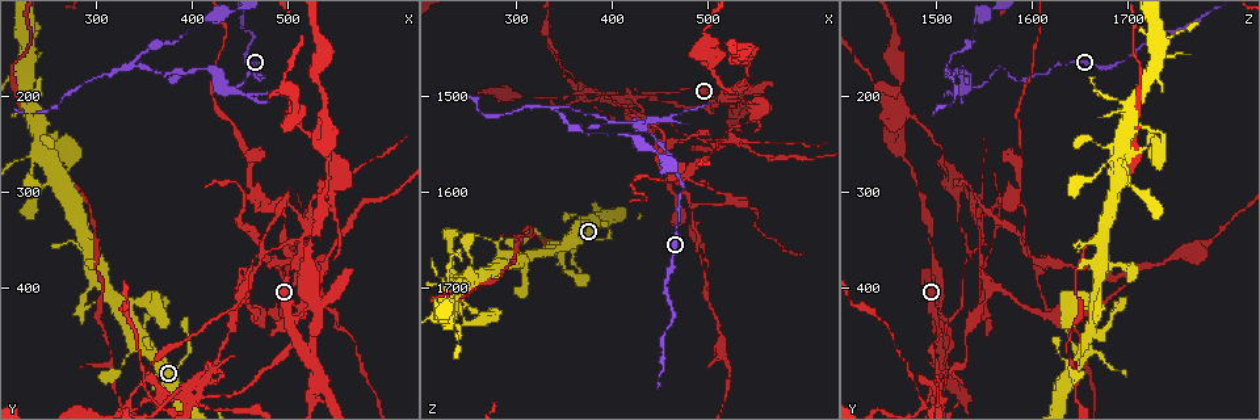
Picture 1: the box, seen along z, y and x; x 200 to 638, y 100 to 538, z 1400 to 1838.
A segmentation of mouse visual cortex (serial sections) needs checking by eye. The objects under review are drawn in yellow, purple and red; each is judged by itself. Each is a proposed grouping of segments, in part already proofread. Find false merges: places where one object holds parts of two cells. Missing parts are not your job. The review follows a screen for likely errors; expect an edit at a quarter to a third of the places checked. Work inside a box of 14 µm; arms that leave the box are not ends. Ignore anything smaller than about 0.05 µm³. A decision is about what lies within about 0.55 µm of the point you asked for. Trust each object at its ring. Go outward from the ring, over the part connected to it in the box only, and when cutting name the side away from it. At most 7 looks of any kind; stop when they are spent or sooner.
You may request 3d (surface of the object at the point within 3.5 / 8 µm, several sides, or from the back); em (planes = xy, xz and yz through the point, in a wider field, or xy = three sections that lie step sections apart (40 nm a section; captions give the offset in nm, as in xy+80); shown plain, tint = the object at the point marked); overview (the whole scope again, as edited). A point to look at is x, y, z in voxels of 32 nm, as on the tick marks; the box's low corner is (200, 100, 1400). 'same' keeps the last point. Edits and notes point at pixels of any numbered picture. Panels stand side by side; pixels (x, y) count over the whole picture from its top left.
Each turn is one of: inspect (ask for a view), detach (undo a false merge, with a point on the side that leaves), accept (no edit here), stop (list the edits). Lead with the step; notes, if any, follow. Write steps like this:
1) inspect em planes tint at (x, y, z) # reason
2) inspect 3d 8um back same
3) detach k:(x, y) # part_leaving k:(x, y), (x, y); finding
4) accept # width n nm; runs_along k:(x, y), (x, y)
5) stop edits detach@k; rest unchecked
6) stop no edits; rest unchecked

inspect 3d 3.5um at (435, 185, 1535) # sharp bend

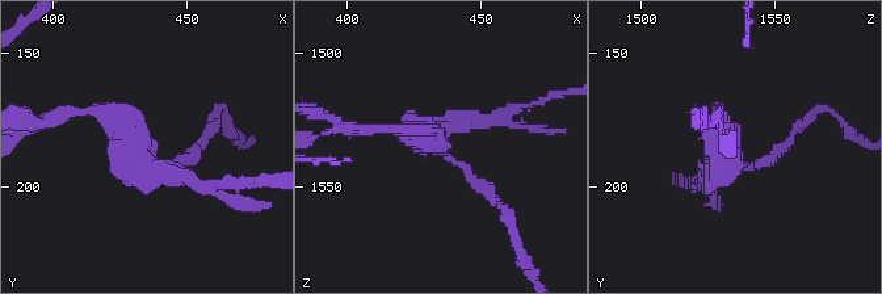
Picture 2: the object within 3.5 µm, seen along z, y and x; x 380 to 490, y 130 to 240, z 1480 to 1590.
inspect em xy step 1 tint at (433, 188, 1533) # arms 3; arm_widths 150, 150, 200 nm

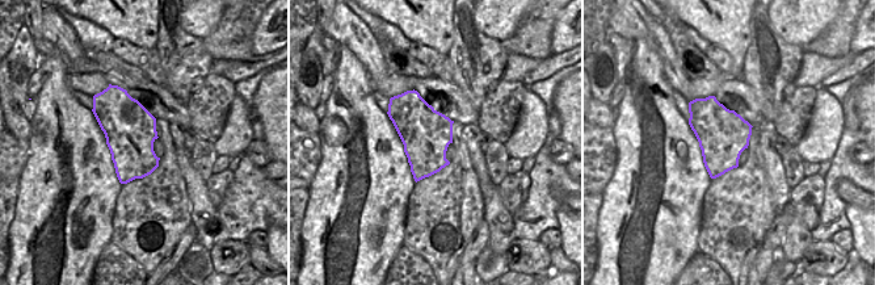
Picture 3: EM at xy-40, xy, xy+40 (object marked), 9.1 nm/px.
inspect em xy step 5 tint same # cut it another way

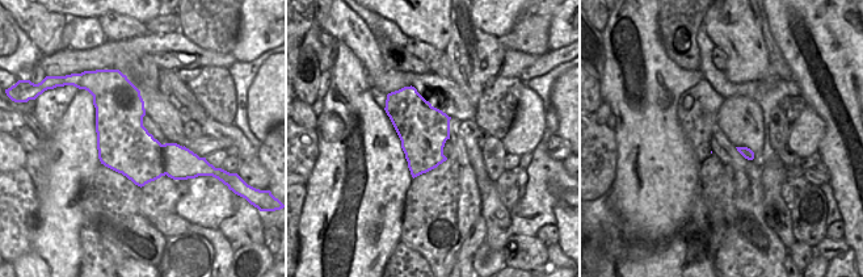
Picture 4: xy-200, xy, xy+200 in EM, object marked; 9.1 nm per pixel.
detach 2:(206, 190) # part_leaving 2:(162, 169), (206, 187), (274, 183); a second cell is stuck on

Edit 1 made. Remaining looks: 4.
inspect 3d 3.5um at (345, 165, 1510)

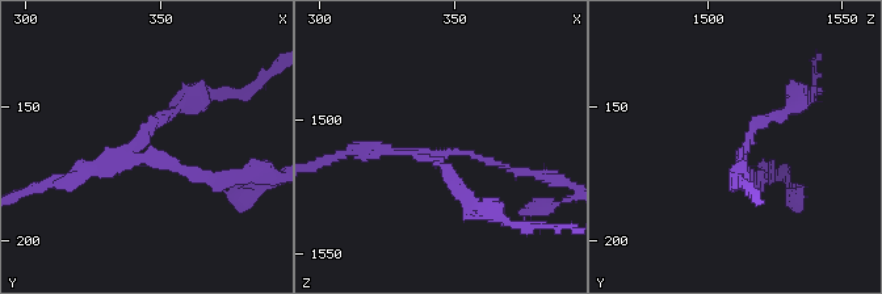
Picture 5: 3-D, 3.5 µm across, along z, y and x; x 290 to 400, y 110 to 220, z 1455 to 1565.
inspect em planes tint at (346, 166, 1513) # now the EM

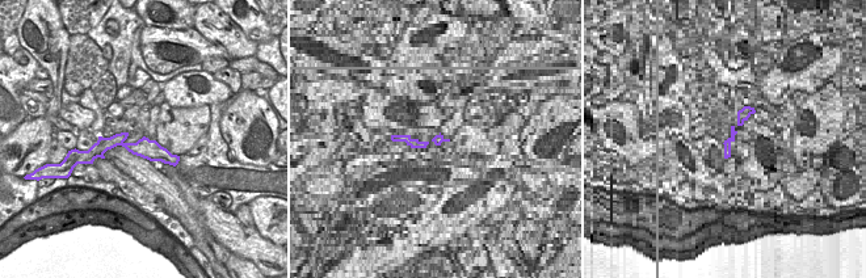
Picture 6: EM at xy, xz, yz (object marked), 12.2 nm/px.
inspect em xy step 2 tint same # cut it another way

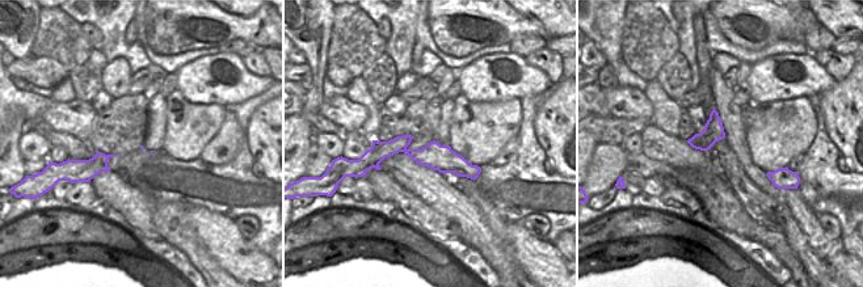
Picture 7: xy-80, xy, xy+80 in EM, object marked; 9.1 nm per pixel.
detach 5:(454, 185) # width 240 nm; part_leaving 5:(440, 158), (467, 202), (516, 226); a second cell is stuck on

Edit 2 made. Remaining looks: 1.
stop edits detach@2, detach@5; rest unchecked

